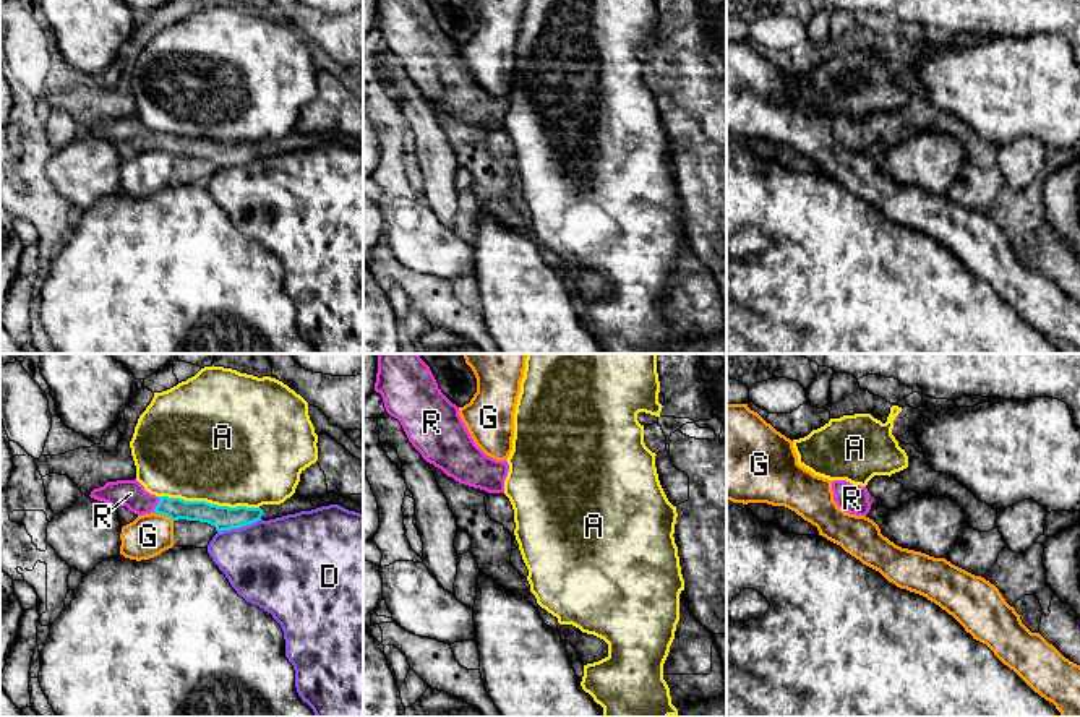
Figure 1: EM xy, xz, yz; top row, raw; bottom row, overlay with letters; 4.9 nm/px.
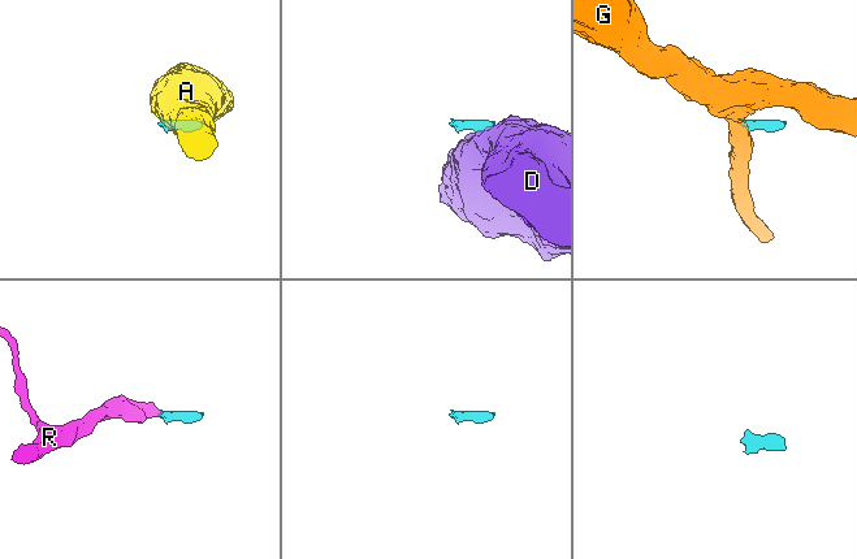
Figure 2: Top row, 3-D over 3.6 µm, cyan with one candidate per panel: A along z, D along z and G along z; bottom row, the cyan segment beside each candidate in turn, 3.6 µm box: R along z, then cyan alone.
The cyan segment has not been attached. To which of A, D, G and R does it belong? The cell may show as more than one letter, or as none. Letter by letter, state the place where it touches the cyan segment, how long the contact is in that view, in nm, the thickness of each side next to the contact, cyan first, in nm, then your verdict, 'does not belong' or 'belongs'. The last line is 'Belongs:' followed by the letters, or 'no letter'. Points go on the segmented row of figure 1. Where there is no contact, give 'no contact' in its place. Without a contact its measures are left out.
A: contact xy (208, 503); length 500 nm; calibres 120 and 500 nm; does not belong
D: contact xy (239, 528); length 220 nm; calibres 120 and 440 nm; does not belong
G: contact xy (164, 515); length 110 nm; calibres 110 and 220 nm; does not belong
R: contact xy (158, 505); length 80 nm; calibres 110 and 140 nm; belongs
Belongs: R

